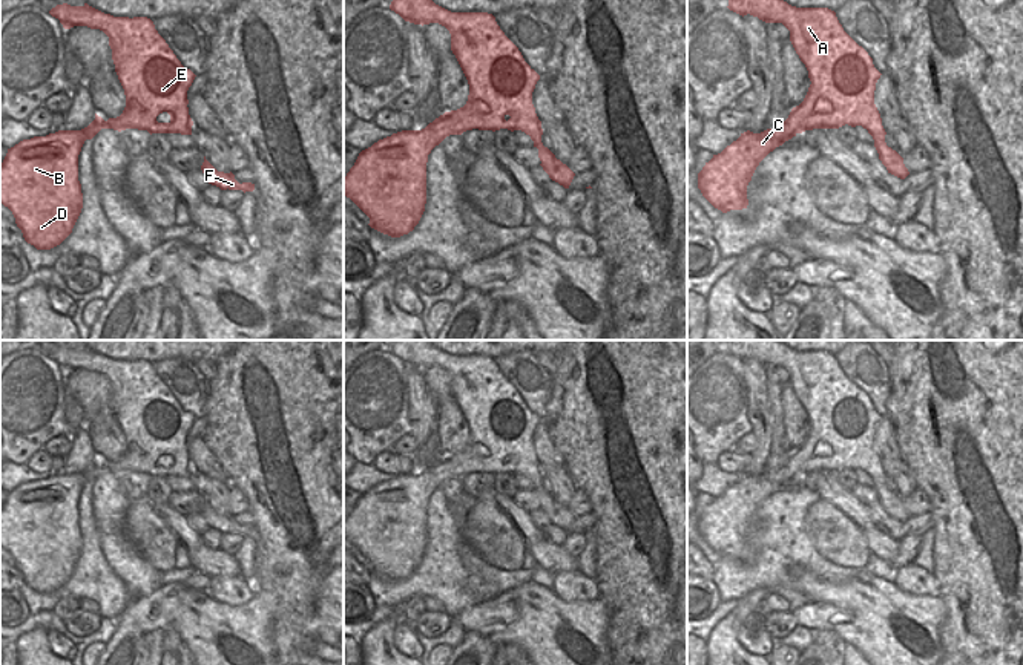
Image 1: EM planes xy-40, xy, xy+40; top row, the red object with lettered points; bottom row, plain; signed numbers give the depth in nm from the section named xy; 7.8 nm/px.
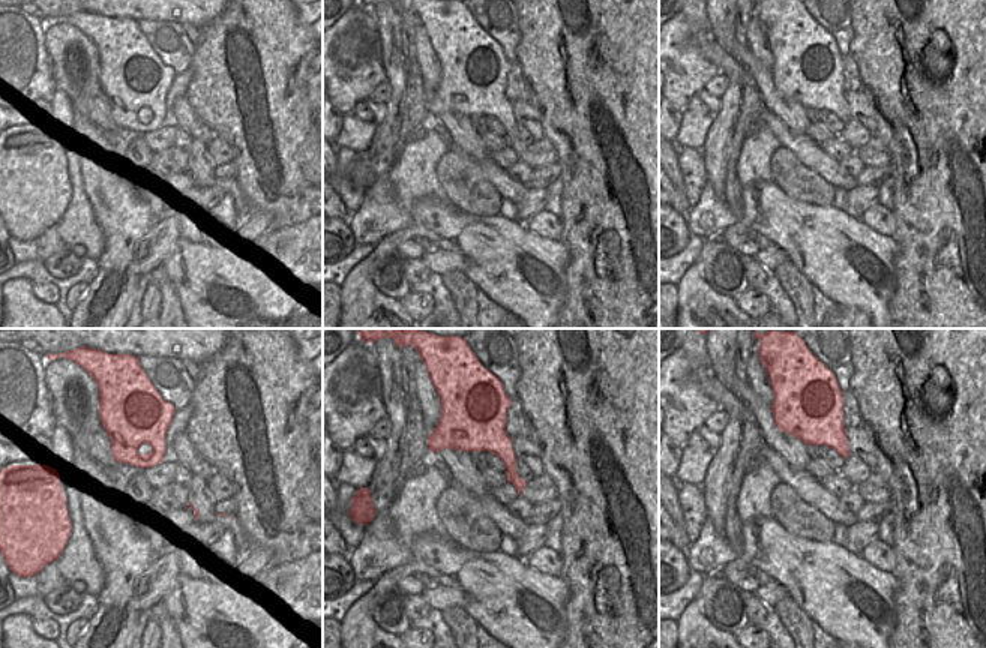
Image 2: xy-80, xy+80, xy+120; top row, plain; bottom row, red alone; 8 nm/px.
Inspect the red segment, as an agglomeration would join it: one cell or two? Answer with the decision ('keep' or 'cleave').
keep

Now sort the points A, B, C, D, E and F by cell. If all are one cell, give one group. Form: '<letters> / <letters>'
A B C D E F

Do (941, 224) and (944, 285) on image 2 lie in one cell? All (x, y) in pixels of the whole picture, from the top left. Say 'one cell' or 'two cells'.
one cell

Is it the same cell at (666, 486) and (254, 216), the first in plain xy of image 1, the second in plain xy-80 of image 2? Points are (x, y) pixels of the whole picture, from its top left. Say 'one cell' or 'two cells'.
two cells

